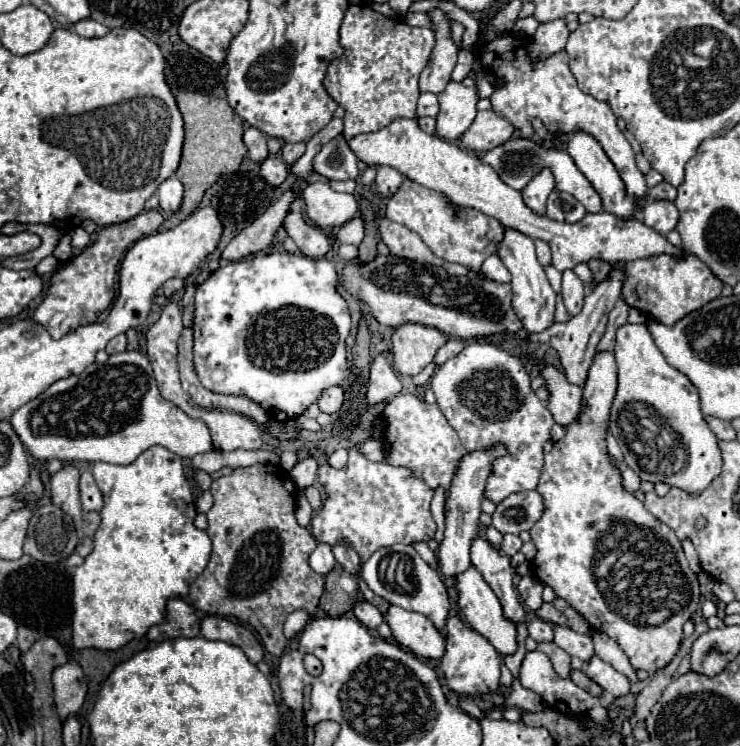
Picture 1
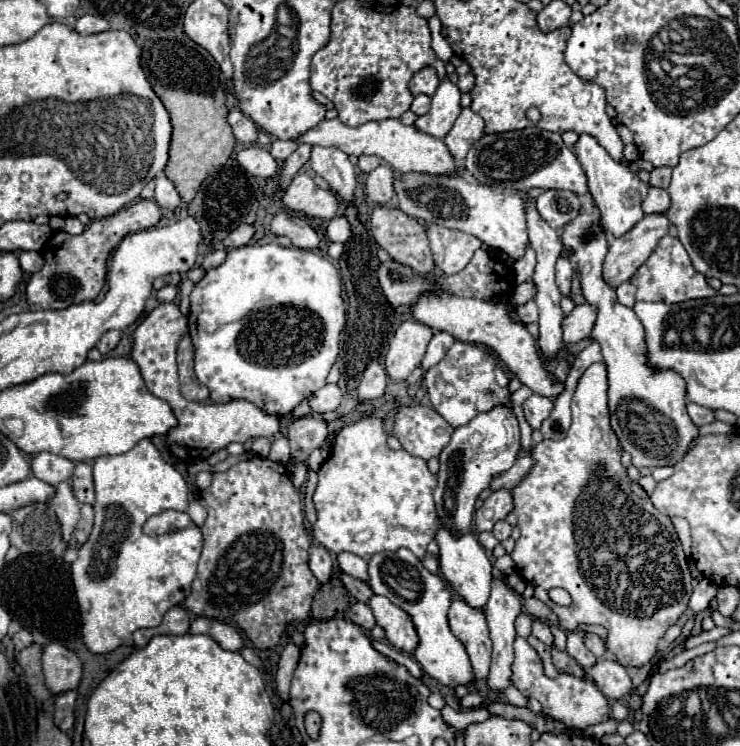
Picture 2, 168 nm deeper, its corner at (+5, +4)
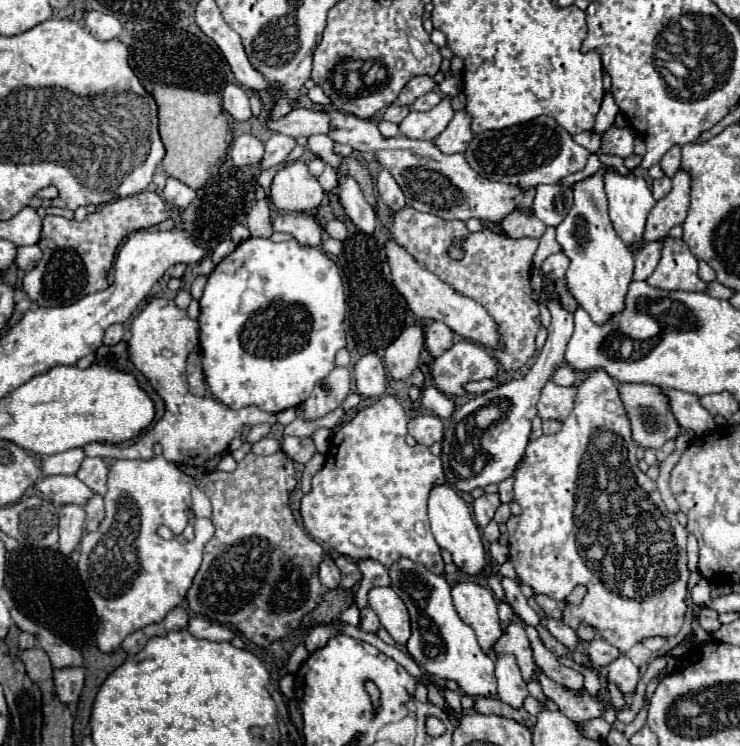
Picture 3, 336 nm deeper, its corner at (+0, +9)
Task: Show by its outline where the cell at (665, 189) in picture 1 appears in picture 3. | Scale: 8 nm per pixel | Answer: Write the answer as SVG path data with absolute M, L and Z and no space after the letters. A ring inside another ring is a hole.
M680 146L670 148L670 150L664 154L664 158L660 160L660 166L662 166L664 174L666 174L668 178L672 178L672 176L676 174L676 170L680 168Z

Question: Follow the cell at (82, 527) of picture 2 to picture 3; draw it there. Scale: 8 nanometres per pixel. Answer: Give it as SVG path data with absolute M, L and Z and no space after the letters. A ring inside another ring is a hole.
M94 494L84 504L84 508L86 508L86 530L94 532L98 528L98 524L102 522L102 518L104 518L104 500L102 500L102 496Z

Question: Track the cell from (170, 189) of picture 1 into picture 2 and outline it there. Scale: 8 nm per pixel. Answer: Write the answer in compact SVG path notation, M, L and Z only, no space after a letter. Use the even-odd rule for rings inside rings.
M159 177L159 179L157 179L155 201L157 201L163 209L177 209L177 207L181 205L181 197L179 197L175 185L173 185L167 177Z

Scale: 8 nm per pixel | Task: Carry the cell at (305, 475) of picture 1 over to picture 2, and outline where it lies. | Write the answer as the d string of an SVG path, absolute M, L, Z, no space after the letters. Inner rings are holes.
M299 417L289 425L289 443L291 443L291 459L305 463L309 453L327 439L327 423L321 417Z

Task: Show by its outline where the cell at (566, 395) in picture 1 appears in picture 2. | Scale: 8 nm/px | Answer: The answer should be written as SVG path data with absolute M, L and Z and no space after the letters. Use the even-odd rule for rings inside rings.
M433 291L419 295L419 299L411 305L411 315L419 323L435 329L435 331L445 331L453 335L459 341L465 343L475 343L475 345L487 345L497 353L497 357L505 363L505 367L523 383L527 385L533 393L547 395L555 399L559 391L563 391L563 385L553 383L553 375L547 373L545 363L541 355L537 355L535 339L527 333L525 325L513 323L509 317L511 305L507 303L487 303L481 299L467 299L467 297L457 297L447 291Z

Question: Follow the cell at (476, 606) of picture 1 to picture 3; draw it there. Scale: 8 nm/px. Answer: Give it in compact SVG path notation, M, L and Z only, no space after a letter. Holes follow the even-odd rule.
M448 484L444 486L434 486L428 498L428 516L430 516L430 526L432 526L432 534L438 542L440 548L446 548L452 554L454 564L458 566L460 572L466 572L468 576L478 576L484 574L486 570L486 550L478 532L478 526L472 518L470 508L466 506L466 502L460 498L460 494L450 488Z

